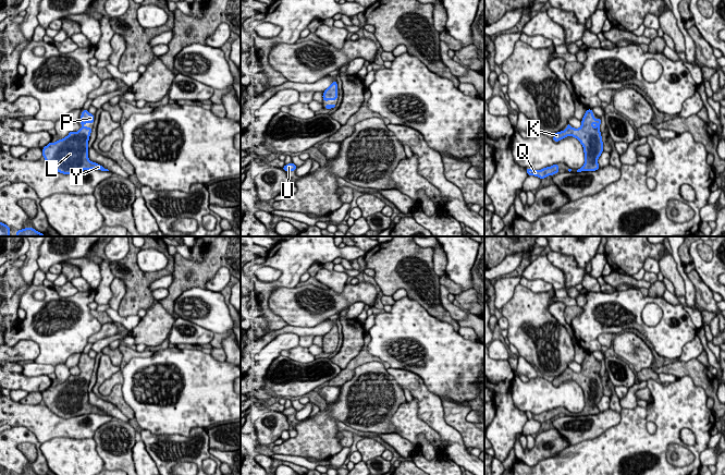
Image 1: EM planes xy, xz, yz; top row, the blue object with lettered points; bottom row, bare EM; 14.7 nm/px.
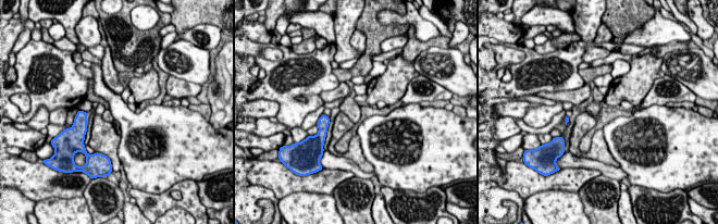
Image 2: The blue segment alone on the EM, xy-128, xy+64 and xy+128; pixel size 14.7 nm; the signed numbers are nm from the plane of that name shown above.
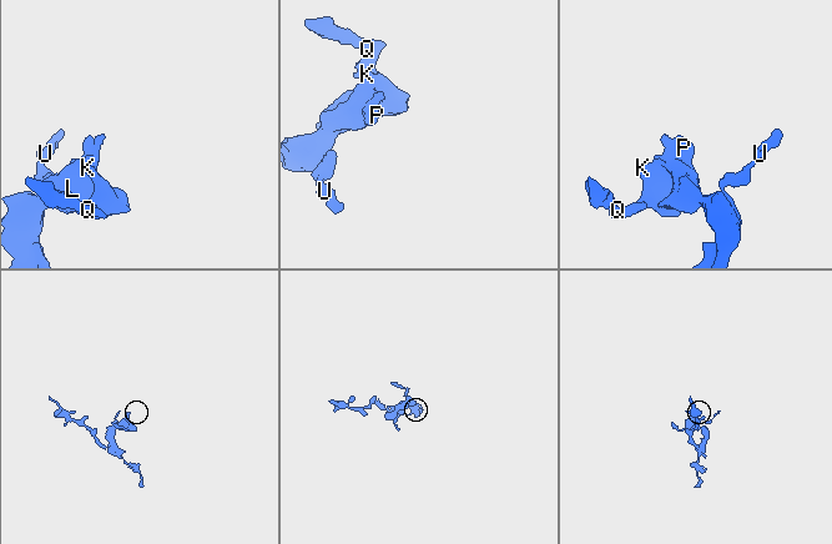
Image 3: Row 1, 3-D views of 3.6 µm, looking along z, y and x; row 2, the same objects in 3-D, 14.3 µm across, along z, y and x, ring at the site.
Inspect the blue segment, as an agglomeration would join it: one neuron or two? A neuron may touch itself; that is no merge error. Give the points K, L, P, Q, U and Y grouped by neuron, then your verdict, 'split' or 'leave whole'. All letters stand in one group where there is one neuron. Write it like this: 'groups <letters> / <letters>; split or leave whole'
groups K L P Q U Y; leave whole

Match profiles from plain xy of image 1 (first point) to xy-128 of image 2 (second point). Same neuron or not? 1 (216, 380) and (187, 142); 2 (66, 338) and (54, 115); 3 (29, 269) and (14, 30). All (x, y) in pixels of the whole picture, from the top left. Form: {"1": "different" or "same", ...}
{"1": "same", "2": "different", "3": "same"}

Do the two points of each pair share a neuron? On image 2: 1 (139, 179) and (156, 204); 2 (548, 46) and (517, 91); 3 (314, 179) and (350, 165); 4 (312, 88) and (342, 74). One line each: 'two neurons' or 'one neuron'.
1: two neurons
2: two neurons
3: two neurons
4: two neurons

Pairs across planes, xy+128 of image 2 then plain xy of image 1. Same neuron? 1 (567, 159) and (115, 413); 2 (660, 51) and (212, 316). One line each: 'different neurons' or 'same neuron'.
1: same neuron
2: different neurons

